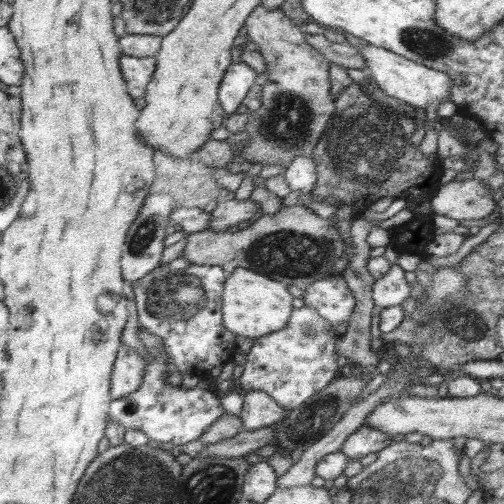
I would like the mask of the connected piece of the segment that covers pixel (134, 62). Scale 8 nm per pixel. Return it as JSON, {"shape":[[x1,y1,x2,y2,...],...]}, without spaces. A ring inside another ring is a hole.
{"shape":[[122,55,120,69,128,87,128,94,134,99,142,98,155,71,155,57,138,58]]}

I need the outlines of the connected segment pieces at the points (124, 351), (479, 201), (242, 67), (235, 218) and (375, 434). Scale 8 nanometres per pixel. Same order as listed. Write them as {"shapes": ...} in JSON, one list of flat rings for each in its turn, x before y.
{"shapes":[[[121,342,110,378,110,396,114,400,130,396,142,386,146,360,134,348]],[[475,178,444,184,431,201,434,214,457,221,492,218,496,205,490,190]],[[233,62,226,69,217,90,218,102,220,102,225,116,236,112,238,106,242,104,242,100,246,98,250,86,254,84,256,77,256,71,244,62]],[[235,199,220,200,218,206,209,214,208,229,212,232,226,232,230,226,239,225,252,219,254,213,259,209,259,204,252,200,237,201]],[[362,424,358,430,346,438,340,452,350,460,360,461,360,458,368,454,377,454,392,442,392,436,388,436,386,432,380,432,376,428]]]}

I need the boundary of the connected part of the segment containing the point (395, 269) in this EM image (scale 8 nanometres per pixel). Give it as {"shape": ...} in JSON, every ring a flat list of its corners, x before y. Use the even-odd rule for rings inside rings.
{"shape":[[394,263,382,278,375,279,372,298,377,310,399,306,409,300,411,286,404,277,404,272,398,264]]}

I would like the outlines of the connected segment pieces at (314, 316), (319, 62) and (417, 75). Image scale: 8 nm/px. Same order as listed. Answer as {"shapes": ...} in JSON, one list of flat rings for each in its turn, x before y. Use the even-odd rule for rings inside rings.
{"shapes":[[[306,306,294,309,286,328,254,339,254,344,250,346,250,350,246,354,244,372,239,378,241,388,246,393,254,390,266,392,278,404,281,404,282,408,295,409,342,374,343,370,337,363,337,359,340,357,336,349,337,338,333,334,333,328,314,309]],[[258,4,250,16,246,18,244,26,247,28,247,38,249,41,258,44,258,50,266,60,268,70,268,83,262,85,262,98,258,111,252,111,248,123,246,123,246,132,248,134,248,144,241,143,237,147,237,153,242,158,254,164,254,162,262,162,266,166,280,166,282,173,286,171,290,162,296,156,312,157,312,152,316,148,316,144,323,135,324,128,328,124,328,120,336,108,336,103,332,93,330,93,330,63,324,58,320,51,316,50,306,41,306,32,301,25,298,25,289,19,281,9,264,8,262,4]],[[362,45,358,46,358,49,362,51,362,57,366,59,367,73,371,74,387,95,403,100,410,106,425,109,428,106,438,106,450,98,450,90,452,90,450,75,374,45]]]}

